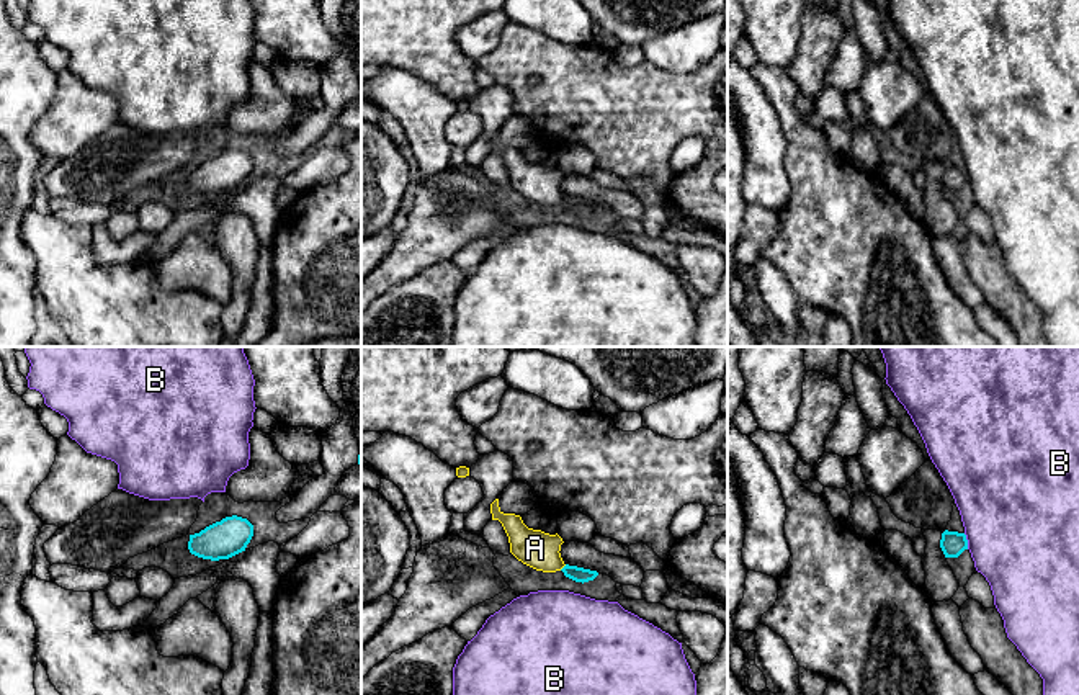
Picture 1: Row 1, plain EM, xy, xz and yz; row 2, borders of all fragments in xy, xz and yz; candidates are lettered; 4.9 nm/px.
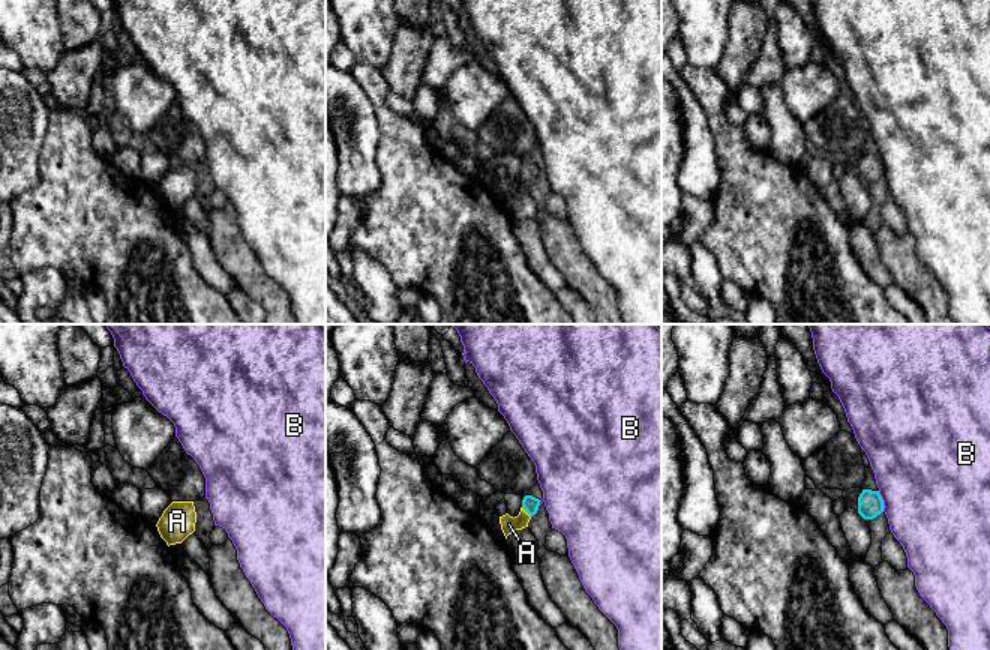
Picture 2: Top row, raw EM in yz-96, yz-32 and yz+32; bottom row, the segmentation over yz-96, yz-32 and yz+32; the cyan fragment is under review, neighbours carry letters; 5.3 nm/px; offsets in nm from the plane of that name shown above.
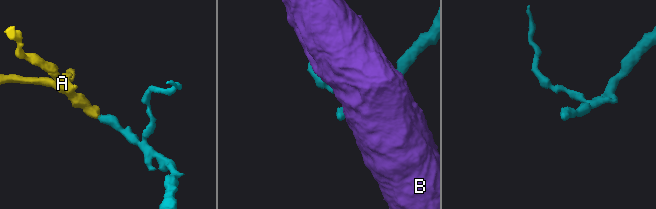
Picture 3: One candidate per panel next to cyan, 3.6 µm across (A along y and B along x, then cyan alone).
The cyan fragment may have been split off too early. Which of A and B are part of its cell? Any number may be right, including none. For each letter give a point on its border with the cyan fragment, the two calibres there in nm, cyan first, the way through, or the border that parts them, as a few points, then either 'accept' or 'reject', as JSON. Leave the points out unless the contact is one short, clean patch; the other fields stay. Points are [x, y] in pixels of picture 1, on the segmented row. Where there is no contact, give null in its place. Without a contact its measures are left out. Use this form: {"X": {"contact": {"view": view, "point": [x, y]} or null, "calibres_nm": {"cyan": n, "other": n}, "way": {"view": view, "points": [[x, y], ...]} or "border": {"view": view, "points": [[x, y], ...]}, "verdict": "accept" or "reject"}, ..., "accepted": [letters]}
{"A": {"contact": {"view": "xz", "point": [564, 566]}, "calibres_nm": {"cyan": 80, "other": 190}, "way": {"view": "xz", "points": [[579, 574], [564, 566], [548, 560], [535, 548]]}, "verdict": "accept"}, "B": {"contact": {"view": "yz", "point": [967, 542]}, "calibres_nm": {"cyan": 120, "other": 500}, "verdict": "reject"}, "accepted": ["A"]}

